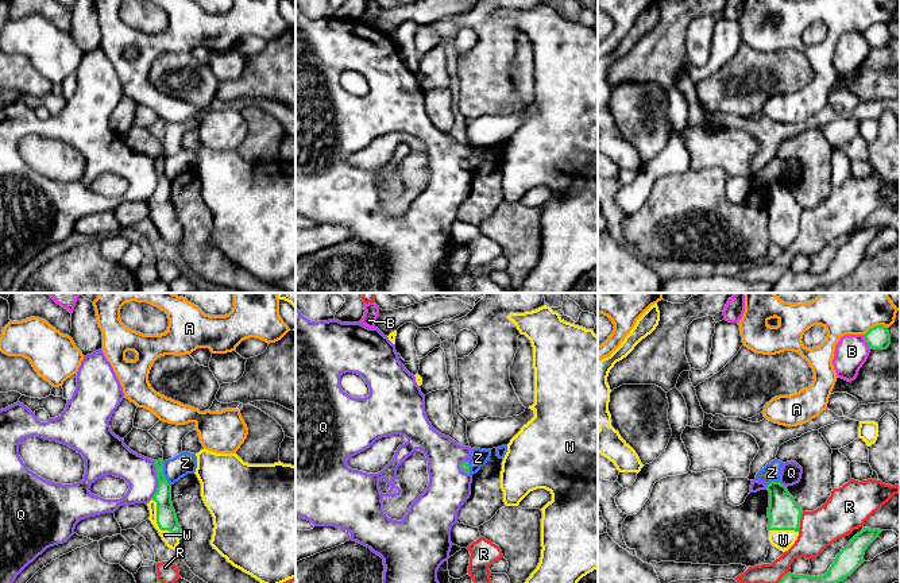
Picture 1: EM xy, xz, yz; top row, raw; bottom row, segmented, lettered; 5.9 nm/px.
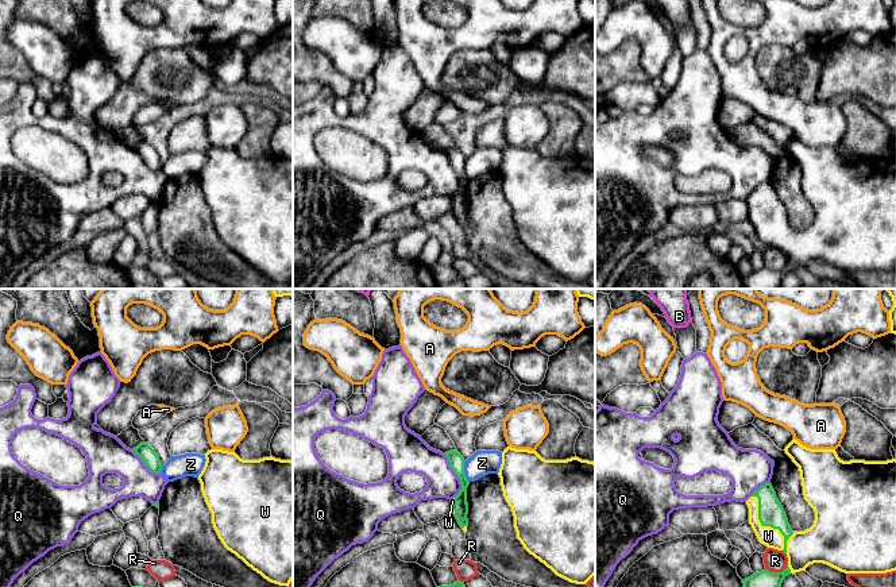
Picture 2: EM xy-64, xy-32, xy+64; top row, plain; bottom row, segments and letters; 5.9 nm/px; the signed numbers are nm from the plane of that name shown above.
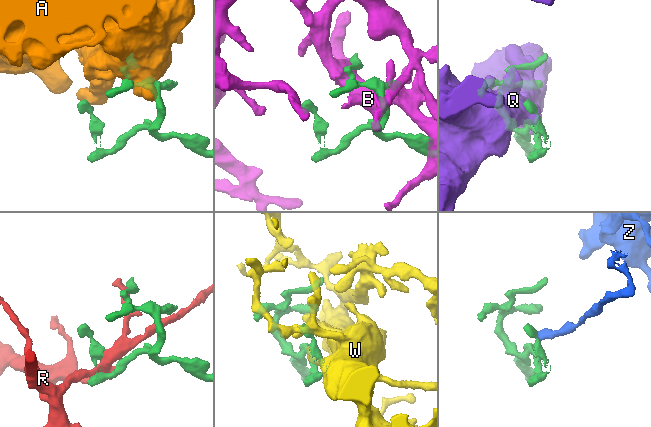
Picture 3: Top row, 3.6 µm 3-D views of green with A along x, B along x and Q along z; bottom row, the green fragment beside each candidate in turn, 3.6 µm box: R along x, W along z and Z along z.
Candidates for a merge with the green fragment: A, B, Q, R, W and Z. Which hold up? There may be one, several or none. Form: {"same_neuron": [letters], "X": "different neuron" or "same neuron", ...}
{"same_neuron": ["W"], "A": "different neuron", "B": "different neuron", "Q": "different neuron", "R": "different neuron", "W": "same neuron", "Z": "different neuron"}

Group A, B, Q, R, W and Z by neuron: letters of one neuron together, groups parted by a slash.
A / B / Q / R / W / Z

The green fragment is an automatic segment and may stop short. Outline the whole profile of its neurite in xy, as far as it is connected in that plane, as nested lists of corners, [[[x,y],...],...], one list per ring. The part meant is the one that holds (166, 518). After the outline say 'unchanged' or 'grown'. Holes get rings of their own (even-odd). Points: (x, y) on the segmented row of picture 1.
[[[154,460],[155,471],[158,476],[157,493],[147,503],[150,510],[148,520],[158,530],[162,540],[171,549],[175,549],[182,538],[182,529],[178,524],[175,510],[171,502],[171,484],[163,475],[163,460]]]; grown

